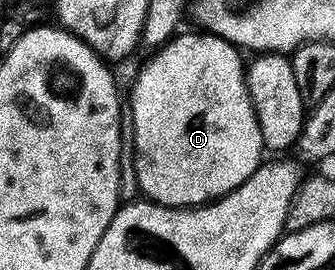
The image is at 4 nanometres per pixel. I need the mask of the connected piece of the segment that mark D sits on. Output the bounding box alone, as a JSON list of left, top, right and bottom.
[131,31,265,209]

